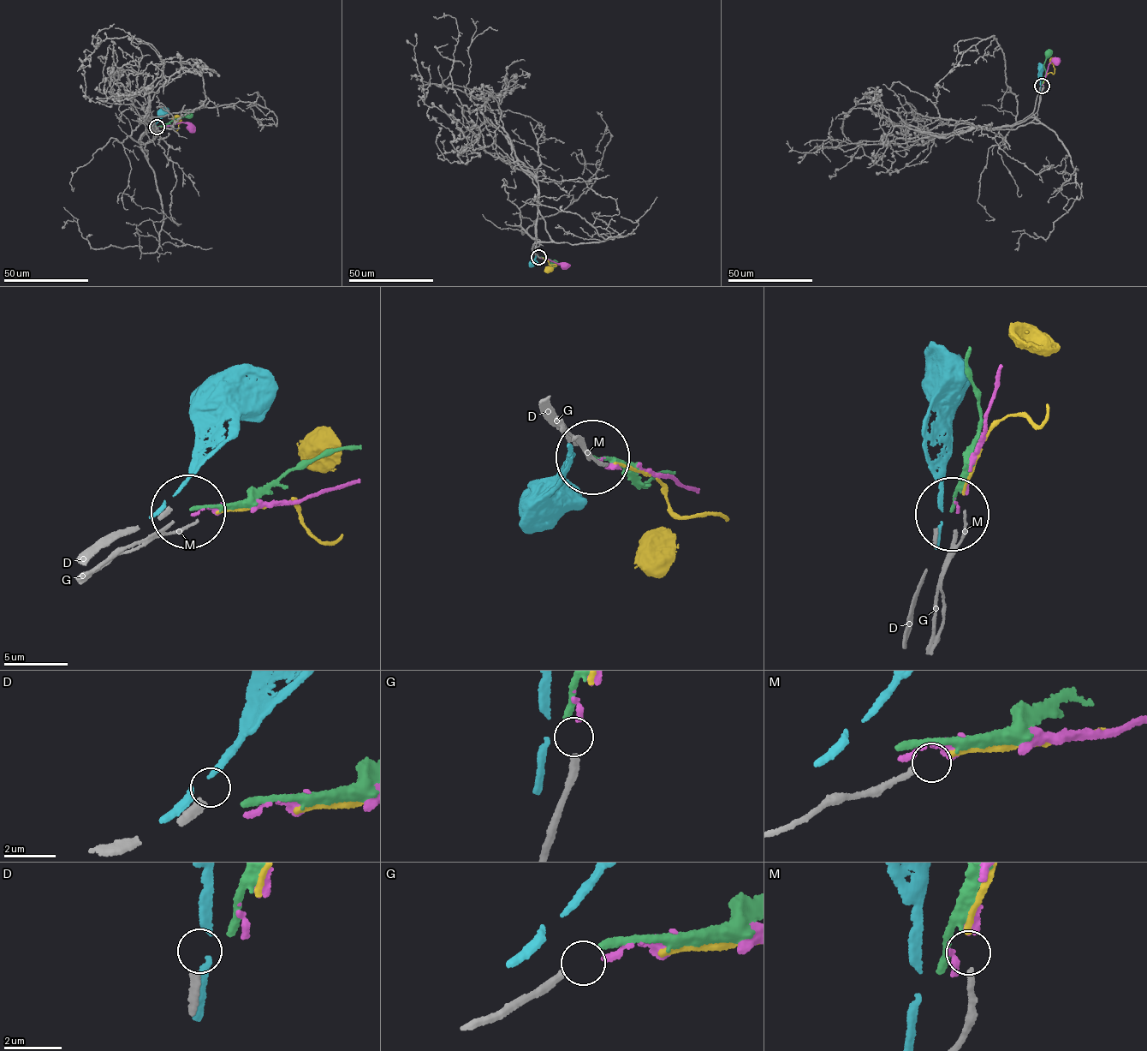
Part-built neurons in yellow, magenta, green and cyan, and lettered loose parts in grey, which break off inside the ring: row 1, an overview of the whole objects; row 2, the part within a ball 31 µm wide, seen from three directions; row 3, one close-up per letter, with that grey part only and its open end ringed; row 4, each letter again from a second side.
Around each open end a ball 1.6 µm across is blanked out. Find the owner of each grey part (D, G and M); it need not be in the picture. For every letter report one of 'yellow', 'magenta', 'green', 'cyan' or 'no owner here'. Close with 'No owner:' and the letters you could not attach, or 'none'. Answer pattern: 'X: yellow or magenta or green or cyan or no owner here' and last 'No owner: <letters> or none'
D: no owner here
G: magenta
M: yellow
No owner: D

